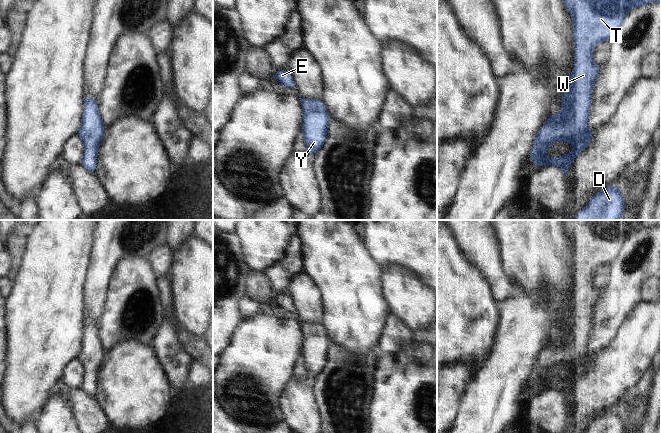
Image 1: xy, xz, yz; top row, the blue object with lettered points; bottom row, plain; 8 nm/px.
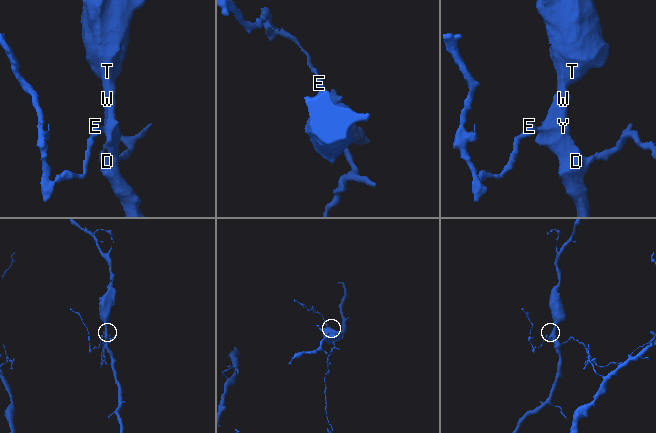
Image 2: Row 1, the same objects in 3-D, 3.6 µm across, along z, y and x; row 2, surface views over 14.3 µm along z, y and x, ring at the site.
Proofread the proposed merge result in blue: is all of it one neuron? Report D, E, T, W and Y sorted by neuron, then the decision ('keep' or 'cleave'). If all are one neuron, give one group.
D E T W Y | keep

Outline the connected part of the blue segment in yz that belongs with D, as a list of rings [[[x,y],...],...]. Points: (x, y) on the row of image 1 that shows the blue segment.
[[[607,185],[601,192],[592,195],[590,202],[576,214],[575,220],[621,220],[624,212],[624,197],[616,185]]]

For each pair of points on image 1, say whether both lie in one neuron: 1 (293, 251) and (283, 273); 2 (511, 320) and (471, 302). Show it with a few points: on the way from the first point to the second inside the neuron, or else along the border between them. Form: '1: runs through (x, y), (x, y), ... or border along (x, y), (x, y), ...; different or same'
1: runs through (293, 256), (291, 263), (286, 268); same
2: border along (500, 303), (500, 322), (495, 338); different

